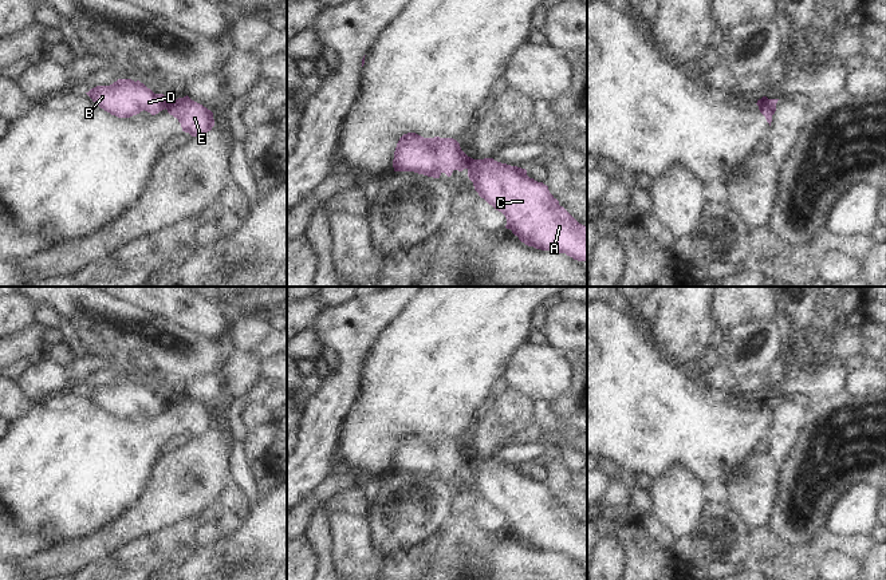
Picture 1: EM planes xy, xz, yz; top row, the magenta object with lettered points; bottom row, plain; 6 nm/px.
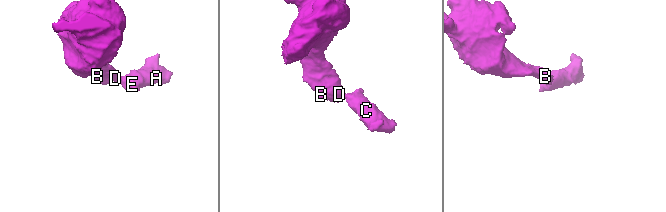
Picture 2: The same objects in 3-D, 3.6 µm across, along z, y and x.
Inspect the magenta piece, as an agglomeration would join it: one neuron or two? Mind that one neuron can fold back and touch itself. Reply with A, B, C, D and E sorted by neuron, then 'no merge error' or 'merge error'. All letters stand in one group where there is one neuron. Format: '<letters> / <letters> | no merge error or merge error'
A C E / B D | merge error

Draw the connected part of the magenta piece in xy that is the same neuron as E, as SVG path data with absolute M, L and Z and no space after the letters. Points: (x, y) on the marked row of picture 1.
M188 95L178 99L168 99L168 113L178 119L182 131L192 137L206 134L214 126L213 113Z

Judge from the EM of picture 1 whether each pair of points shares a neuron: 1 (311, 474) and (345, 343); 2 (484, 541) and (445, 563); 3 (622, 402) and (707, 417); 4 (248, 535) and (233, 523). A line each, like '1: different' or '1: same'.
1: same
2: same
3: same
4: different

